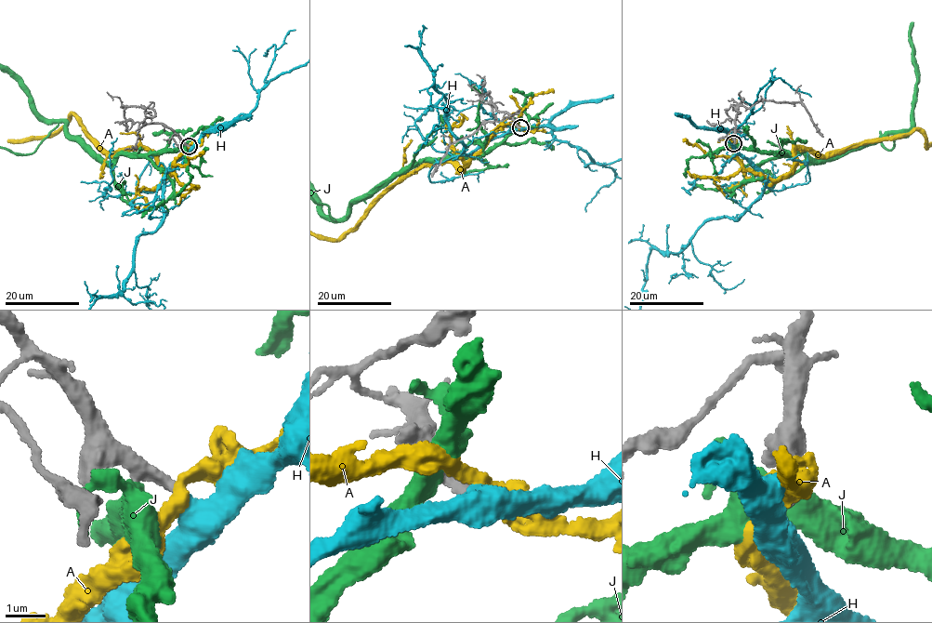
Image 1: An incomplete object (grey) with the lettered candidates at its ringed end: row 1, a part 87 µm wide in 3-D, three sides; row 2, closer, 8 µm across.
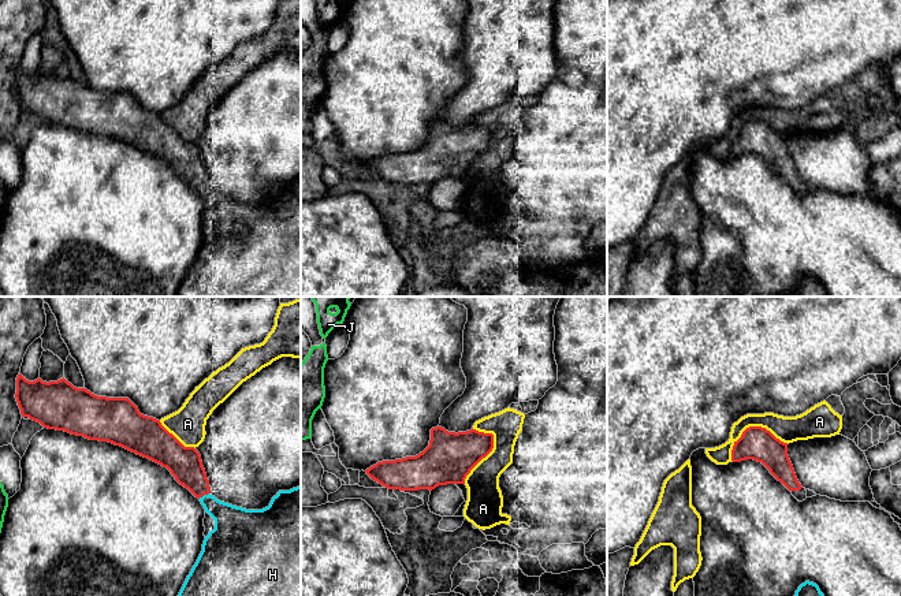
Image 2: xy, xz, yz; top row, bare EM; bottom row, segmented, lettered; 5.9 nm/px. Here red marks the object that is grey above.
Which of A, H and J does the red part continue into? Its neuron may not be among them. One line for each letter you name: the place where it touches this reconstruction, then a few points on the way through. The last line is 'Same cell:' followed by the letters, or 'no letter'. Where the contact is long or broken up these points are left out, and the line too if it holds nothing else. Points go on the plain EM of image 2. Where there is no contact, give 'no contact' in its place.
H: xy (204, 187)
Same cell: H

